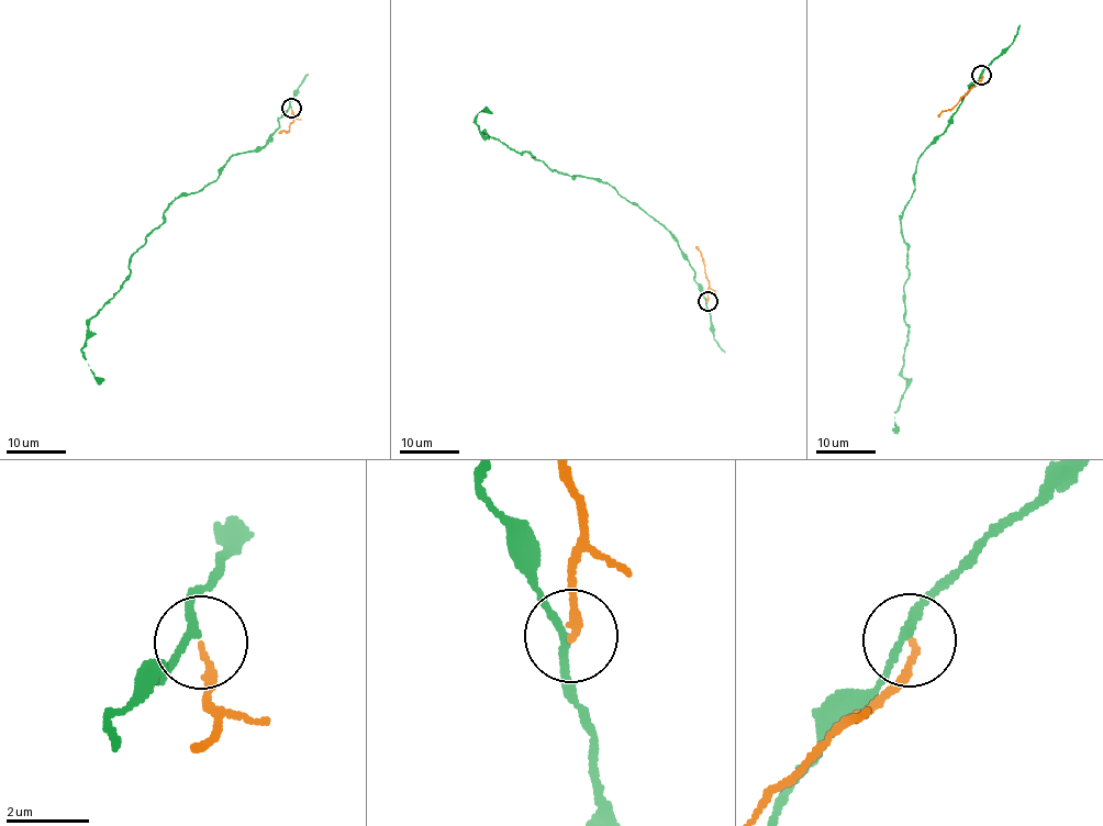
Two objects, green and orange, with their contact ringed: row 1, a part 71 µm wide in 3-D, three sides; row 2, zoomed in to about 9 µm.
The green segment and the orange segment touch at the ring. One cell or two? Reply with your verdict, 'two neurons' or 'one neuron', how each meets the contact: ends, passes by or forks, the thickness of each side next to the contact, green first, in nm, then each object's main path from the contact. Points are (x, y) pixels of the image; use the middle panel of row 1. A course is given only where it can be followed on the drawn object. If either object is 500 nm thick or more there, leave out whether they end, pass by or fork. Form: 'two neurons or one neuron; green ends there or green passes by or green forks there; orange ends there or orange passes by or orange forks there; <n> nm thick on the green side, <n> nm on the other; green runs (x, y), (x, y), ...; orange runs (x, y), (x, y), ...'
two neurons; green passes by; orange ends there; 180 nm thick on the green side, 130 nm on the other; green runs (708, 300), (678, 241), (637, 204), (610, 185), (553, 170), (480, 131), (475, 118), (482, 110), (491, 113); orange runs (708, 300), (704, 264), (695, 246)

